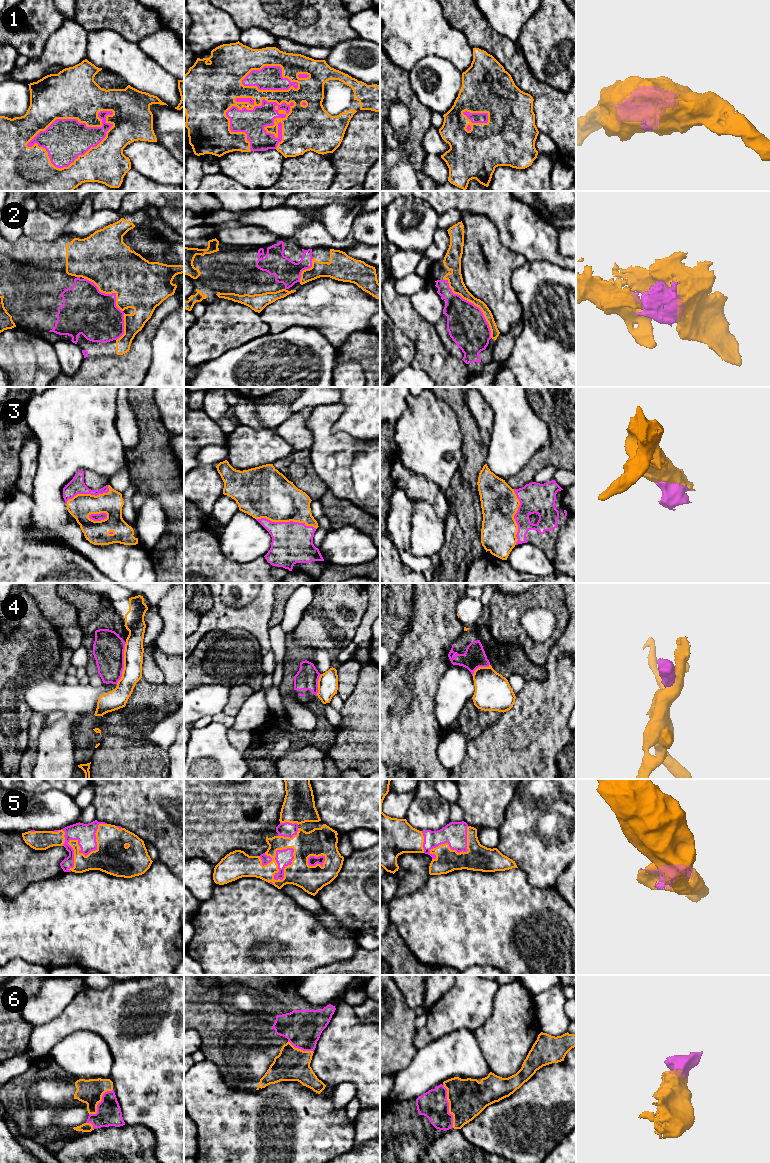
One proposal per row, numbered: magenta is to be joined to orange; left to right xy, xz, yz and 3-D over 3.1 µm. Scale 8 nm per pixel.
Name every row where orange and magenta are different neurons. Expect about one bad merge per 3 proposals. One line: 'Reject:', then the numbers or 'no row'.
Reject: 4

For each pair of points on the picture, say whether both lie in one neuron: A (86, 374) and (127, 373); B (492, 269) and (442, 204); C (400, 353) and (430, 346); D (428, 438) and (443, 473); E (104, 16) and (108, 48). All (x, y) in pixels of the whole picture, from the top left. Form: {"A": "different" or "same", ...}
{"A": "same", "B": "different", "C": "different", "D": "same", "E": "different"}

